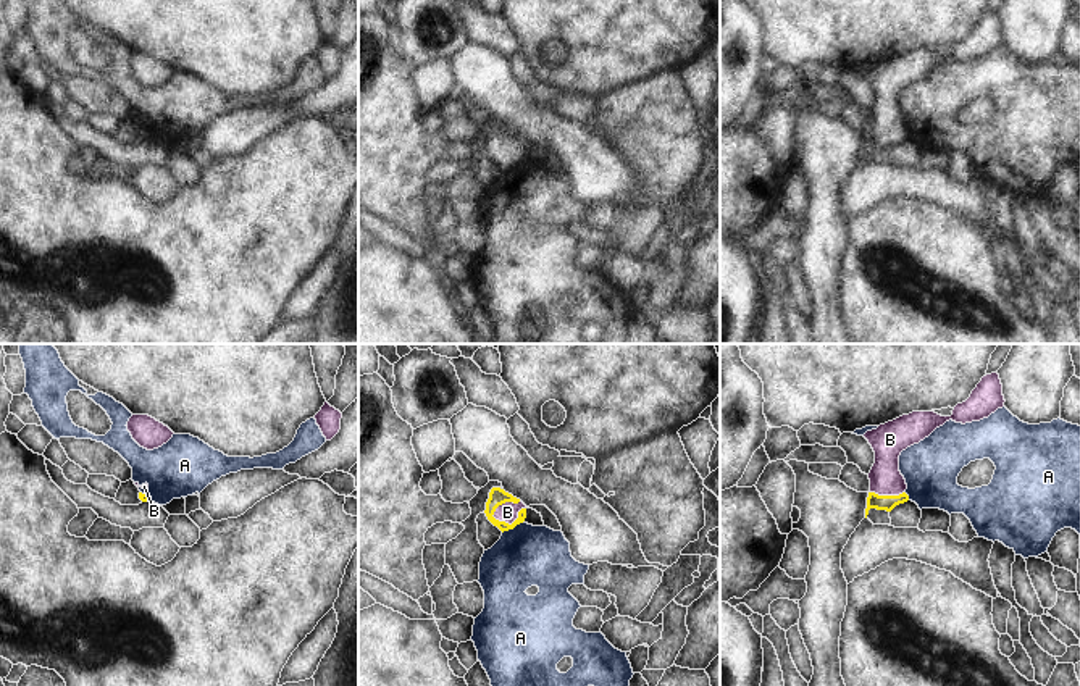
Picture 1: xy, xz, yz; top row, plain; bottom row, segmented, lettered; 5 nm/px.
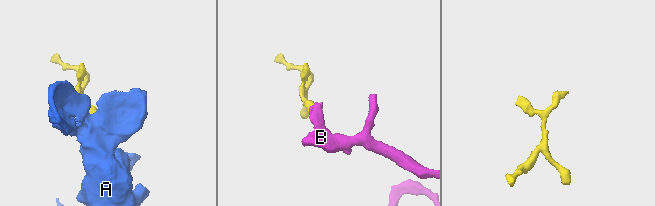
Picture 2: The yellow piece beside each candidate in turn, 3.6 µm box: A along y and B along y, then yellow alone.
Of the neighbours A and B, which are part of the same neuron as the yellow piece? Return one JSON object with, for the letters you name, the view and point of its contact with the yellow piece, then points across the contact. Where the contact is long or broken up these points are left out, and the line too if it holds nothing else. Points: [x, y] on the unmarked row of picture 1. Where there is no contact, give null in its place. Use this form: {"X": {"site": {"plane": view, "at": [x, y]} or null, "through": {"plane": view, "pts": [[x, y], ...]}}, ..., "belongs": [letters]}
{"B": {"site": {"plane": "xz", "at": [507, 162]}, "through": {"plane": "xz", "pts": [[498, 134], [493, 154], [507, 162], [507, 150]]}}, "belongs": ["B"]}

